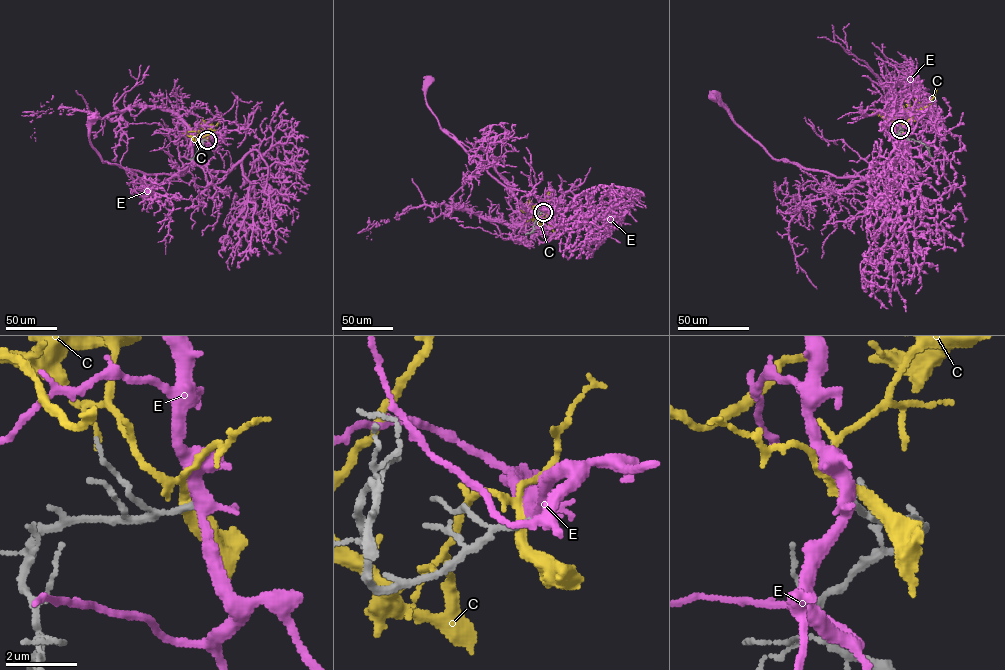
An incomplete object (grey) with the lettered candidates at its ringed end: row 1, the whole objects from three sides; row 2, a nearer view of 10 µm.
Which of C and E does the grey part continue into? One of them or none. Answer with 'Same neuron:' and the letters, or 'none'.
Same neuron: none

